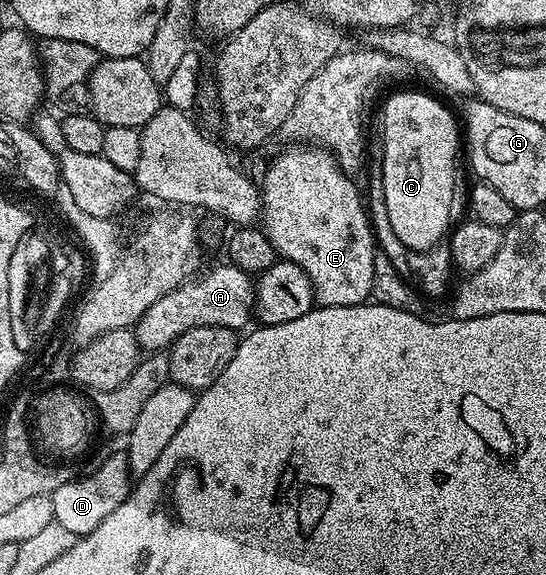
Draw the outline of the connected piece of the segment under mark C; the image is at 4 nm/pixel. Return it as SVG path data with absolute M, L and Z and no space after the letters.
M417 90L392 94L384 99L385 107L383 102L379 110L387 220L391 220L395 236L399 236L407 248L430 250L451 230L449 217L453 214L453 173L457 170L459 122L439 99L429 94L420 94Z

